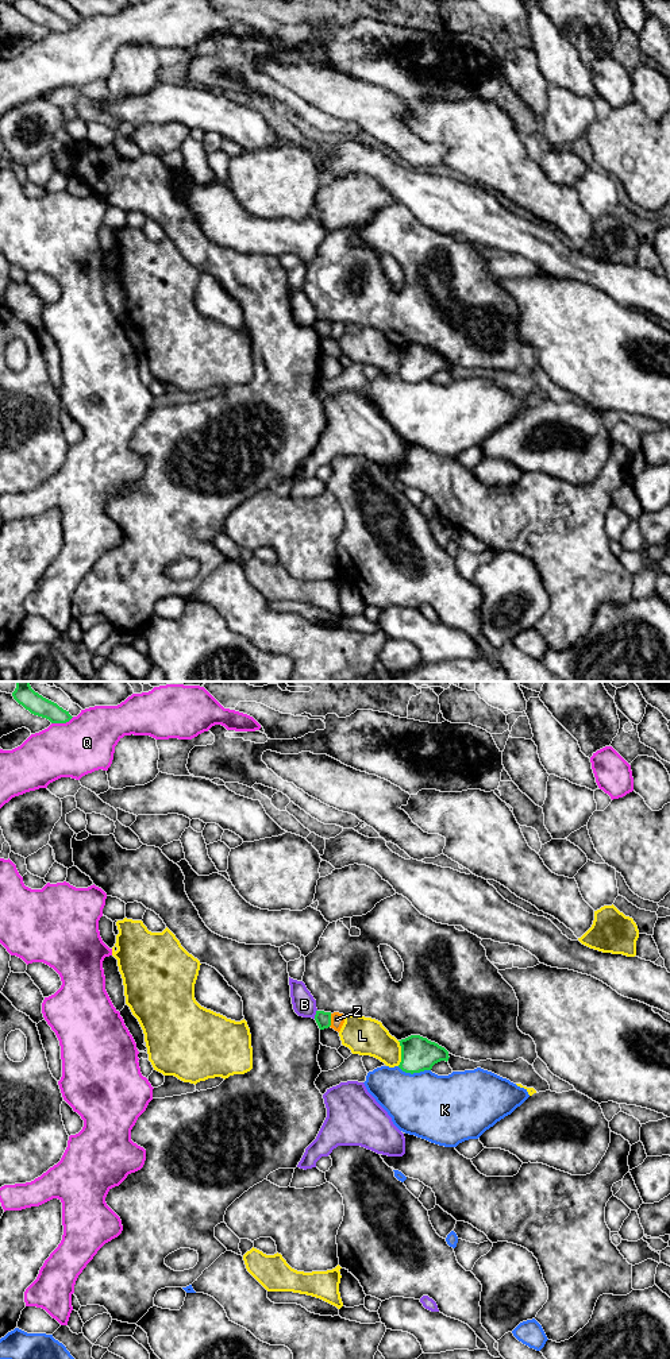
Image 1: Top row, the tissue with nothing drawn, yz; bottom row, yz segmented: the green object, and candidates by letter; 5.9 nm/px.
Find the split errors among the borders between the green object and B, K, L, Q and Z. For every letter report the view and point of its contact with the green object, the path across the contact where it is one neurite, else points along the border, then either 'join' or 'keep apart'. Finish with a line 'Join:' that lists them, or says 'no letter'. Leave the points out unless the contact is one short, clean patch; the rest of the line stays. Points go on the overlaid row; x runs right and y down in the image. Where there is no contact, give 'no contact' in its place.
B: yz (316, 1014) | along yz (316, 1010), (314, 1018) | keep apart
K: yz (414, 1072) | keep apart
L: yz (401, 1053) | keep apart
Q: yz (62, 722) | keep apart
Z: yz (330, 1020) | keep apart
Join: no letter

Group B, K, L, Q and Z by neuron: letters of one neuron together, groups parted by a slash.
B / K / L / Q / Z

